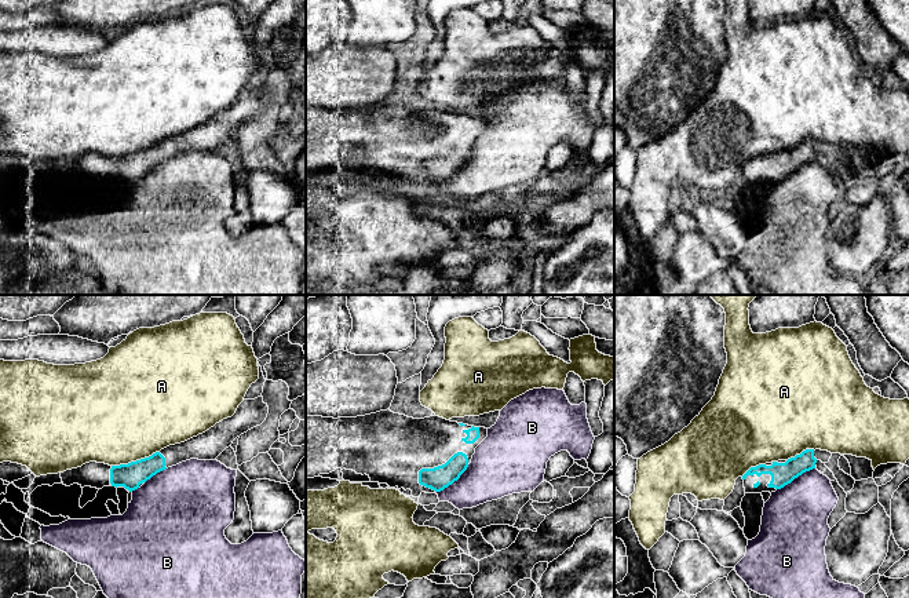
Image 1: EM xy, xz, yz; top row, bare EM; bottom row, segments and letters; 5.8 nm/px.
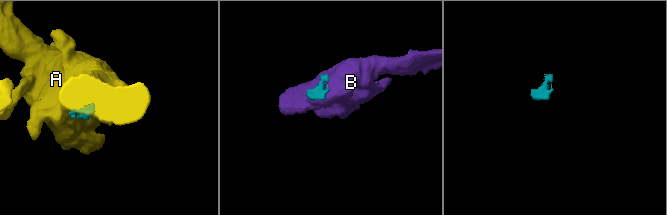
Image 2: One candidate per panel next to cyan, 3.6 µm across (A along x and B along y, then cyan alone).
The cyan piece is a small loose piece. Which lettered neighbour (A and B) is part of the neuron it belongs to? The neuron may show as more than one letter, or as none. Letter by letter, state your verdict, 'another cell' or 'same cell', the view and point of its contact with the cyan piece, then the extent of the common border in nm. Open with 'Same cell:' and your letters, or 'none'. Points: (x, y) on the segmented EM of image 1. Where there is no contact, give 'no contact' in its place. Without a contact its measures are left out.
Same cell: none
A: another cell; contact xy (137, 460); length 300 nm
B: another cell; contact yz (795, 477); length 260 nm

